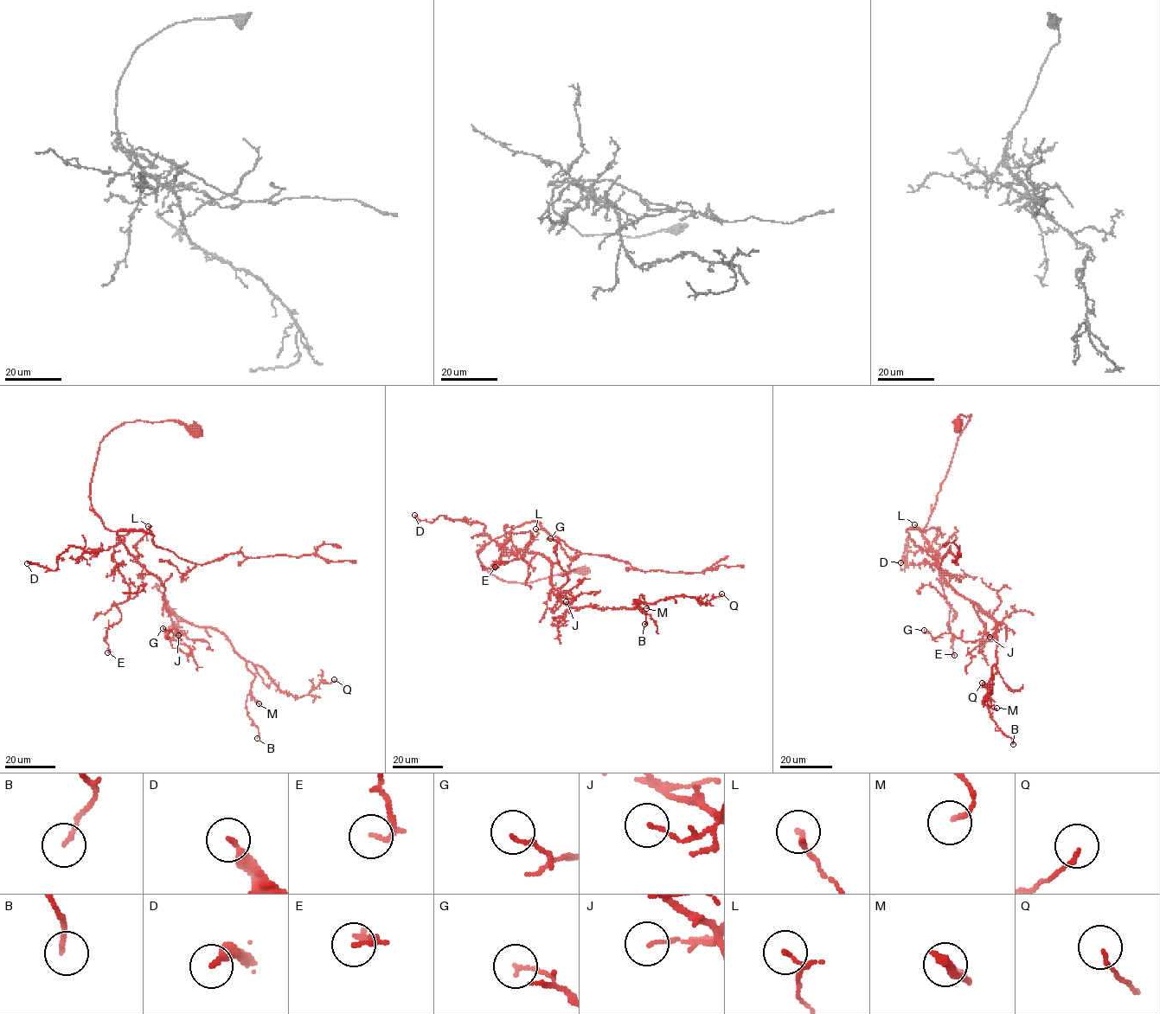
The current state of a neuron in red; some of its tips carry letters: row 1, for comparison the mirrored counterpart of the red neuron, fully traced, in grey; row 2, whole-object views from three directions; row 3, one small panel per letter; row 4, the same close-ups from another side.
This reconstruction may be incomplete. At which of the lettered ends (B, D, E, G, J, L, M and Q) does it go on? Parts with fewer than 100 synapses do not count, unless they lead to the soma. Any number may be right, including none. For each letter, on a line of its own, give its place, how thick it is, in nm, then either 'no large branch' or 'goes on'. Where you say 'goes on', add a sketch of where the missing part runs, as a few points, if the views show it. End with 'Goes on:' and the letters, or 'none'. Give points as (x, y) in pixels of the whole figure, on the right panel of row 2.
B: (1013, 744) | 120 nm | no large branch
D: (900, 562) | 260 nm | no large branch
E: (954, 655) | 130 nm | no large branch
G: (924, 630) | 120 nm | no large branch
J: (990, 637) | 110 nm | no large branch
L: (914, 524) | 90 nm | no large branch
M: (996, 708) | 160 nm | no large branch
Q: (982, 683) | 120 nm | no large branch
Goes on: none

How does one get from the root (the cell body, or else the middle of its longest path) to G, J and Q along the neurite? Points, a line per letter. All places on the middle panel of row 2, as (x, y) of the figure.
G: (583, 571), (509, 582), (477, 555), (502, 535), (540, 553), (561, 596), (567, 574), (550, 538)
J: (583, 571), (509, 582), (488, 571), (477, 551), (504, 535), (541, 553), (566, 601)
Q: (583, 571), (509, 582), (477, 551), (504, 535), (541, 553), (571, 607), (721, 593)

